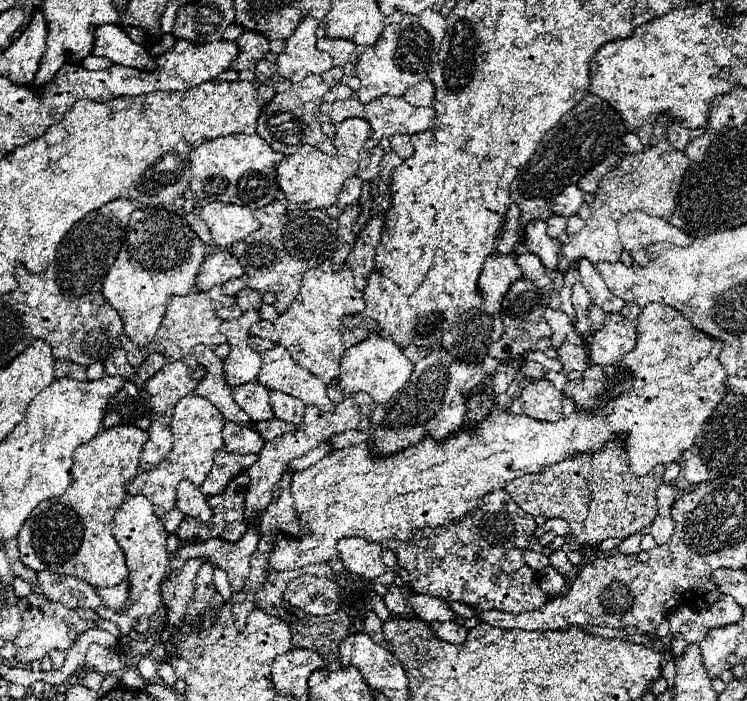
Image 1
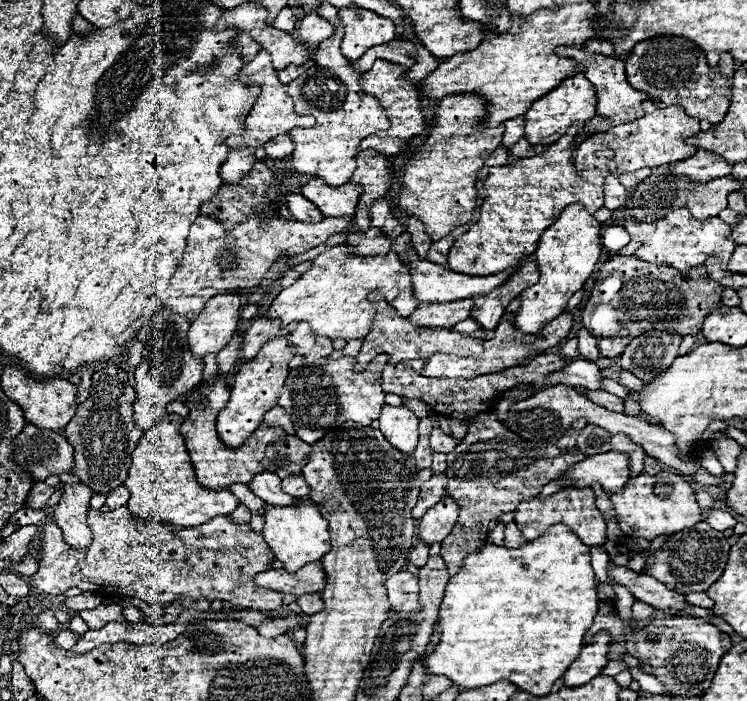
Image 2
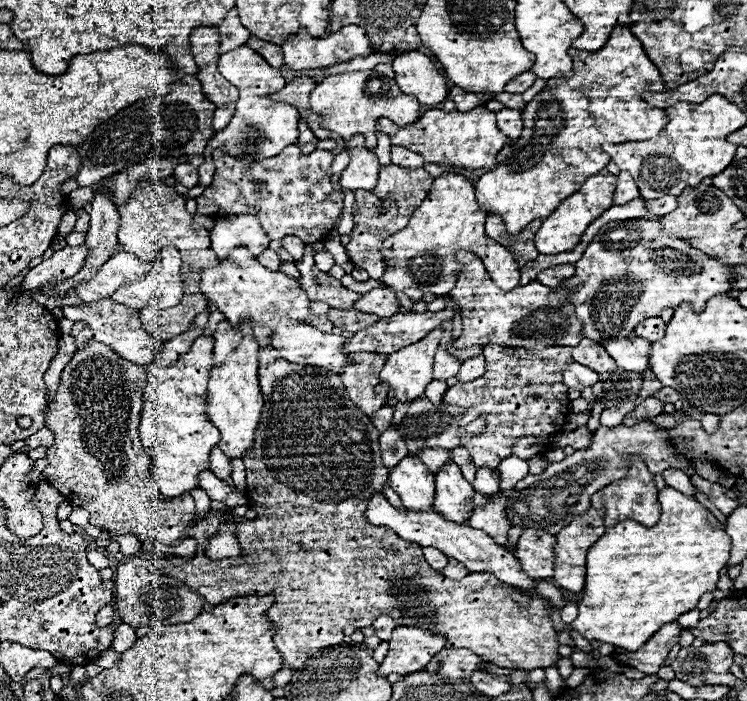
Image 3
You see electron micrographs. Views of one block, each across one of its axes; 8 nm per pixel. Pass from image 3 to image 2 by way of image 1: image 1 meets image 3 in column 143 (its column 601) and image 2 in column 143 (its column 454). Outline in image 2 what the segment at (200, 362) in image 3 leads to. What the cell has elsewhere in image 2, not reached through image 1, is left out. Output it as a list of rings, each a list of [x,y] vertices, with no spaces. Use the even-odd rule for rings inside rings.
[[[166,414],[148,432],[144,432],[144,438],[132,454],[132,466],[124,486],[130,490],[130,500],[126,506],[138,518],[162,518],[172,526],[188,528],[200,526],[214,516],[232,514],[240,502],[228,488],[208,490],[198,484],[184,440],[178,432],[182,422],[182,416]]]

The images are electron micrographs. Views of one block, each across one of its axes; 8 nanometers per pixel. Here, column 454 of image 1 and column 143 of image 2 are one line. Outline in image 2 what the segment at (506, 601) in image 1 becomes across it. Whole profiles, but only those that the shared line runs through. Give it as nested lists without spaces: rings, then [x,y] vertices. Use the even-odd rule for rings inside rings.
[[[126,506],[124,508],[116,508],[116,510],[88,510],[88,526],[92,530],[92,544],[88,548],[82,548],[82,550],[76,550],[72,546],[68,546],[64,542],[64,534],[62,530],[54,524],[54,522],[46,522],[42,526],[42,532],[40,532],[40,570],[38,574],[34,576],[34,584],[36,588],[40,588],[42,592],[46,594],[64,594],[68,588],[80,588],[84,592],[96,592],[96,594],[102,594],[102,596],[132,596],[132,598],[140,598],[148,604],[154,604],[154,606],[168,606],[170,602],[174,600],[182,600],[182,598],[210,598],[210,600],[222,600],[234,608],[252,608],[252,610],[262,610],[262,612],[272,612],[272,610],[278,610],[282,606],[282,598],[284,594],[276,592],[276,590],[264,590],[262,586],[258,586],[254,580],[260,572],[264,570],[270,570],[272,562],[276,560],[276,556],[272,554],[272,550],[268,550],[268,544],[264,542],[264,538],[260,534],[256,534],[250,524],[236,524],[232,522],[228,516],[220,516],[220,518],[212,518],[212,522],[204,522],[200,526],[194,526],[194,528],[180,528],[180,526],[172,526],[172,524],[166,524],[166,522],[154,522],[154,520],[142,520],[138,516],[134,516]]]

